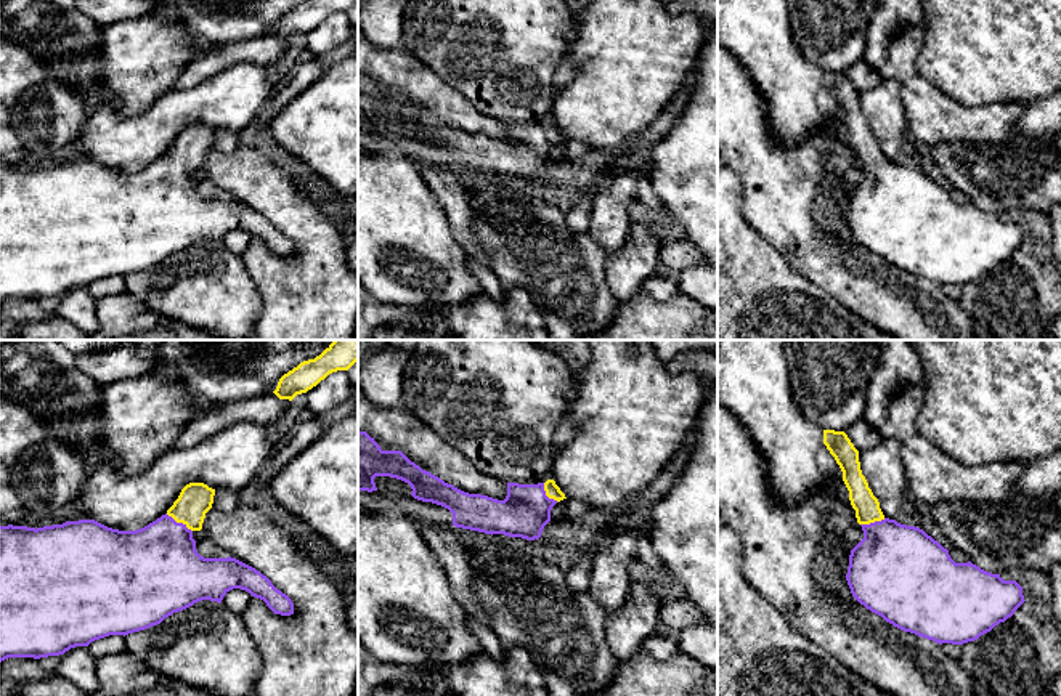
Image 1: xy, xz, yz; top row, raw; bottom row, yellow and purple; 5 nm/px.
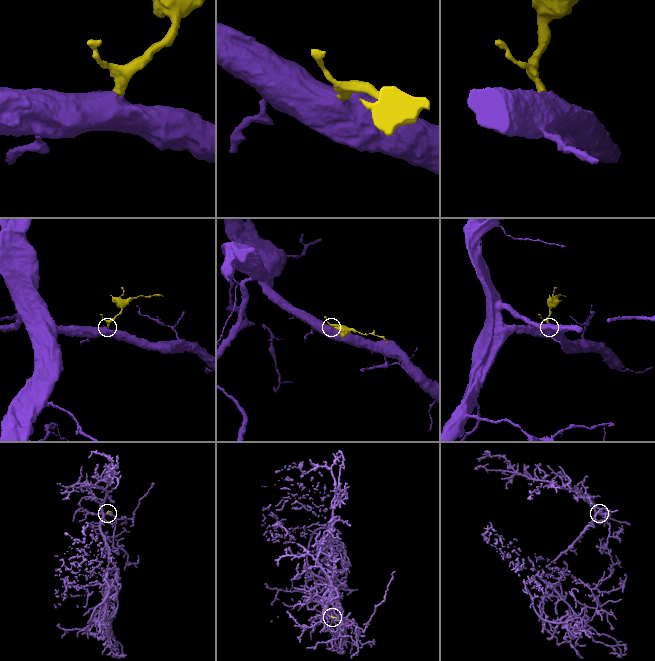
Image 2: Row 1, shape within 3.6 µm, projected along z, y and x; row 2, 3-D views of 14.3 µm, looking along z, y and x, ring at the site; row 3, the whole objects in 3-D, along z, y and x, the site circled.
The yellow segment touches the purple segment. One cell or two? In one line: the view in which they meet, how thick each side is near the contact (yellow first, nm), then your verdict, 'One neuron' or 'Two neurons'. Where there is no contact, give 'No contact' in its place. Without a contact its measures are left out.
Touches yellow in xy. Thickness 170 nm (yellow) against 420 nm. One neuron

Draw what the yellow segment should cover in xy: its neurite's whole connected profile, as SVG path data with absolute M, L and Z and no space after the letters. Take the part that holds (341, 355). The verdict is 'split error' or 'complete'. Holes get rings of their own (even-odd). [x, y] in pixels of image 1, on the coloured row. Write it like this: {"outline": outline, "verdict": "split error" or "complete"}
{"outline": "M334 340L319 356L300 362L284 374L276 390L279 399L292 401L337 370L348 370L358 361L358 340Z", "verdict": "complete"}

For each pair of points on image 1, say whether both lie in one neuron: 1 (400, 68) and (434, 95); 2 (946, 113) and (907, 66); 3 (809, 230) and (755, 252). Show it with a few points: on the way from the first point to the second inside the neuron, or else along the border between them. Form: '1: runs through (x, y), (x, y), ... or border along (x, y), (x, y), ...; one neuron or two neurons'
1: runs through (408, 74), (426, 89); one neuron
2: runs through (934, 103), (909, 77); one neuron
3: border along (747, 218), (798, 273); two neurons

